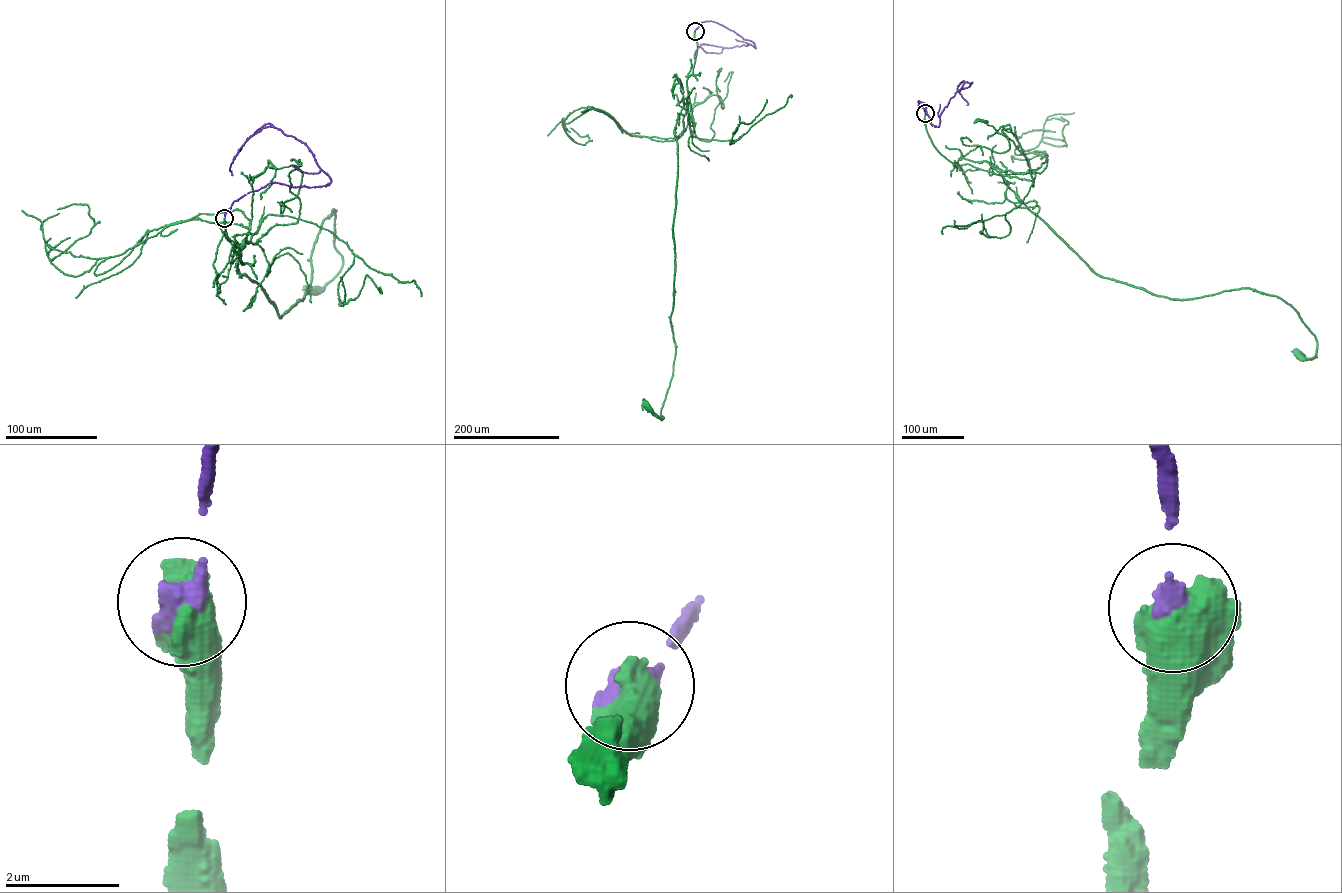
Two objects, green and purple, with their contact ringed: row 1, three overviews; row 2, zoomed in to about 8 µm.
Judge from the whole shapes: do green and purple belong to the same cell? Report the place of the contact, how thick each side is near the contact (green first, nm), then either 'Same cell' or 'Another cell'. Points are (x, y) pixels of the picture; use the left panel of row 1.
Place: (224, 218). Thickness 850 nm (green) against 500 nm. Same cell

